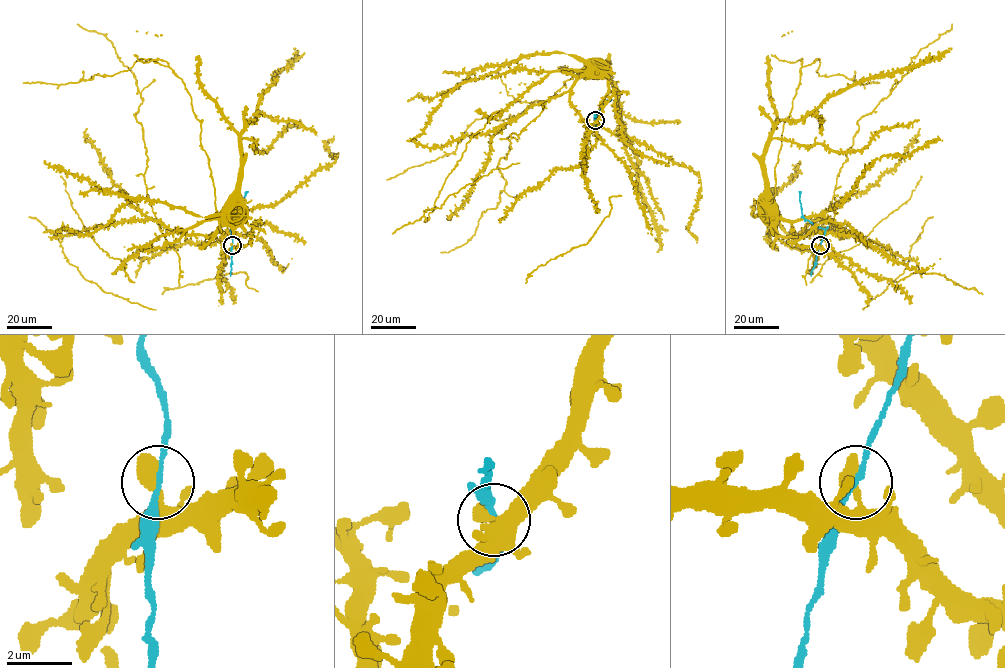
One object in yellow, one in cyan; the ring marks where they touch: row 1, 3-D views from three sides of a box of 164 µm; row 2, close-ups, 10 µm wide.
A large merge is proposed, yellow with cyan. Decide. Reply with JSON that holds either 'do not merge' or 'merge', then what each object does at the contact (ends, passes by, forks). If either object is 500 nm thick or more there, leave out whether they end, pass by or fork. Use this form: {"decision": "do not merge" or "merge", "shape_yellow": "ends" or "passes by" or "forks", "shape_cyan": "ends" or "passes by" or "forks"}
{"decision": "merge"}

